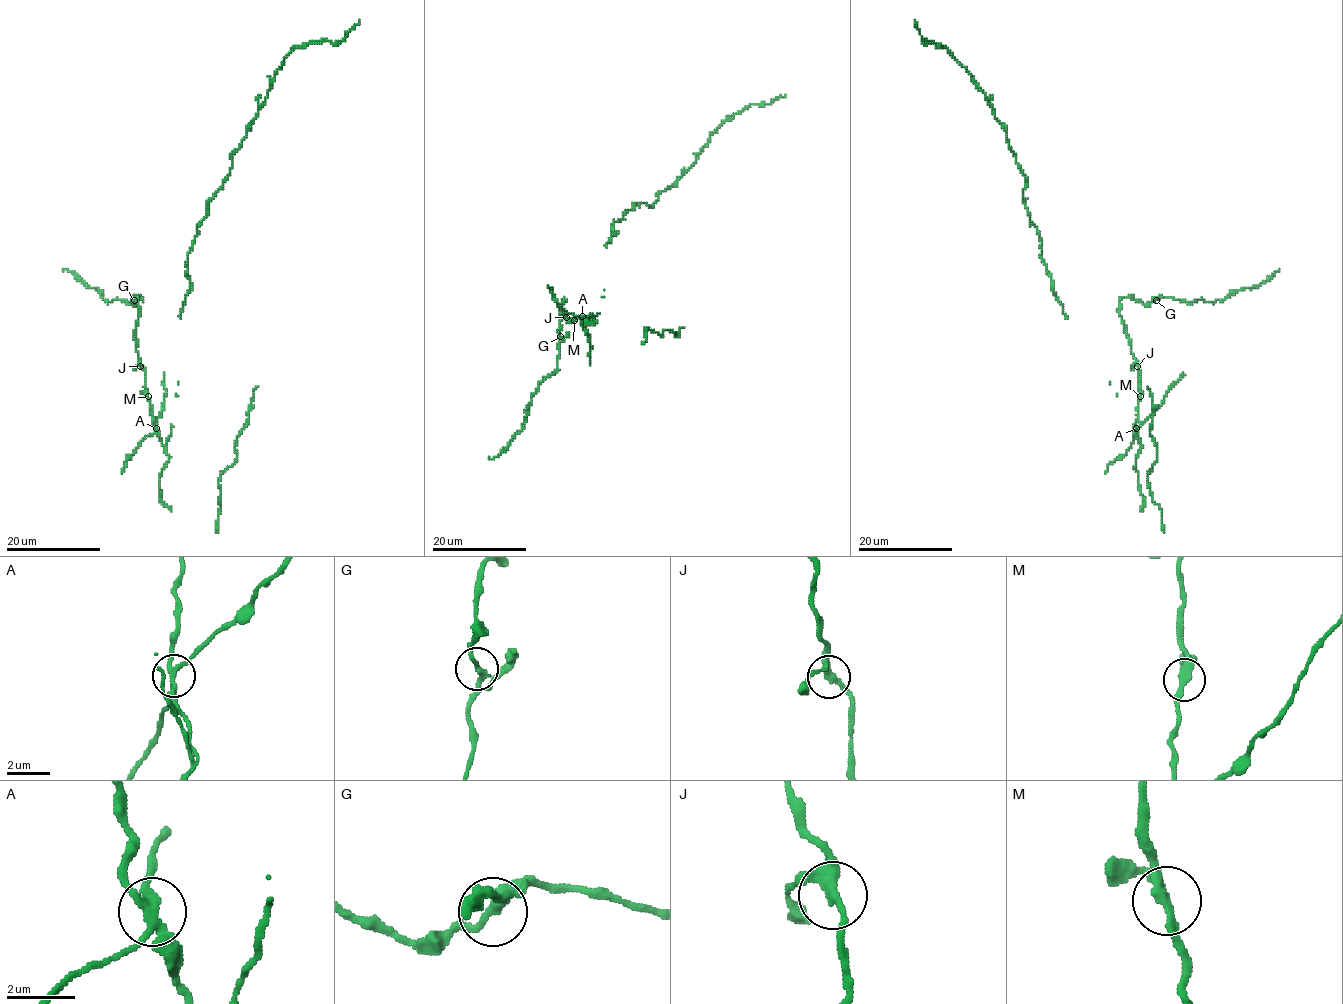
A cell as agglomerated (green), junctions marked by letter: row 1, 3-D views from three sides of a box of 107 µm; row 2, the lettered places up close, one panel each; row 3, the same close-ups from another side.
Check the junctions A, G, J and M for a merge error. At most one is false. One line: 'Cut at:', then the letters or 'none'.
Cut at: A

